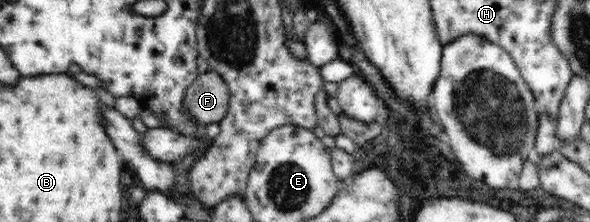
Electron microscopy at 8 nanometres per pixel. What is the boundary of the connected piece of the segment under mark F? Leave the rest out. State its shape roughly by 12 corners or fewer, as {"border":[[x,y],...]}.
{"border":[[207,70],[185,90],[183,107],[198,124],[219,123],[229,87]]}

